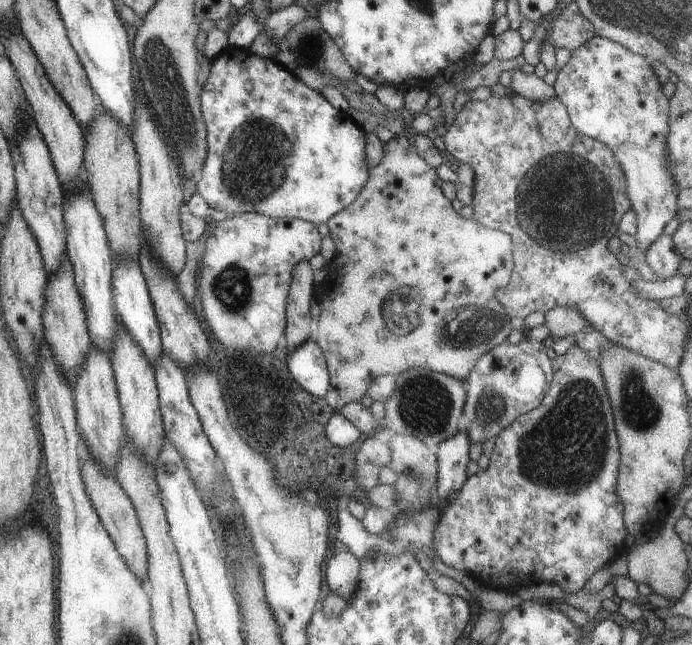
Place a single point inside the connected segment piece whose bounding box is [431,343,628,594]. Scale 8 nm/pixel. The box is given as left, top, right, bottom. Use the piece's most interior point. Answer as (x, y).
(546, 508)

